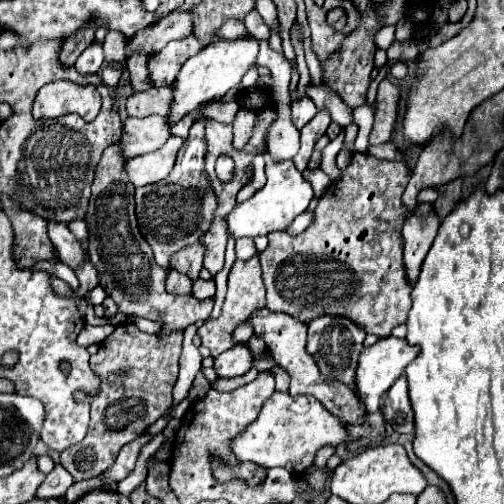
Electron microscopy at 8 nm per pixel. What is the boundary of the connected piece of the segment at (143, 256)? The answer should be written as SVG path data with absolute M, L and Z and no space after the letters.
M112 144L104 150L100 164L96 168L96 178L92 184L90 208L86 214L88 224L88 256L94 268L98 268L98 276L102 280L102 288L116 302L118 310L126 316L138 316L146 320L162 322L162 330L158 336L168 336L174 330L184 332L190 324L198 320L208 320L214 300L198 300L196 296L180 296L166 292L168 272L158 268L152 258L152 248L140 236L138 220L136 220L136 204L134 204L134 186L126 180L126 158L122 156L122 144Z

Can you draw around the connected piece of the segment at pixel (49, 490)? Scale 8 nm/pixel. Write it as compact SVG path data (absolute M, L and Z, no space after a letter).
M56 464L54 470L46 476L46 480L38 488L38 498L60 498L66 494L66 490L72 486L72 476L70 472L62 466Z

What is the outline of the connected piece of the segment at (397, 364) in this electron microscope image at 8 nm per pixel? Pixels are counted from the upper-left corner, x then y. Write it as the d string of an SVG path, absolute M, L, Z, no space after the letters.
M388 336L378 340L376 344L364 348L364 352L358 358L358 370L356 370L356 392L362 396L368 412L378 412L382 396L388 392L388 388L398 380L398 376L404 374L406 366L418 356L420 348L408 344L406 340L400 340L396 336Z

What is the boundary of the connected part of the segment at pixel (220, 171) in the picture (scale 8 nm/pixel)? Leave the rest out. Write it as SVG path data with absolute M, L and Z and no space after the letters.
M218 156L216 160L216 174L220 180L230 180L232 178L232 170L234 170L234 162L230 156Z

